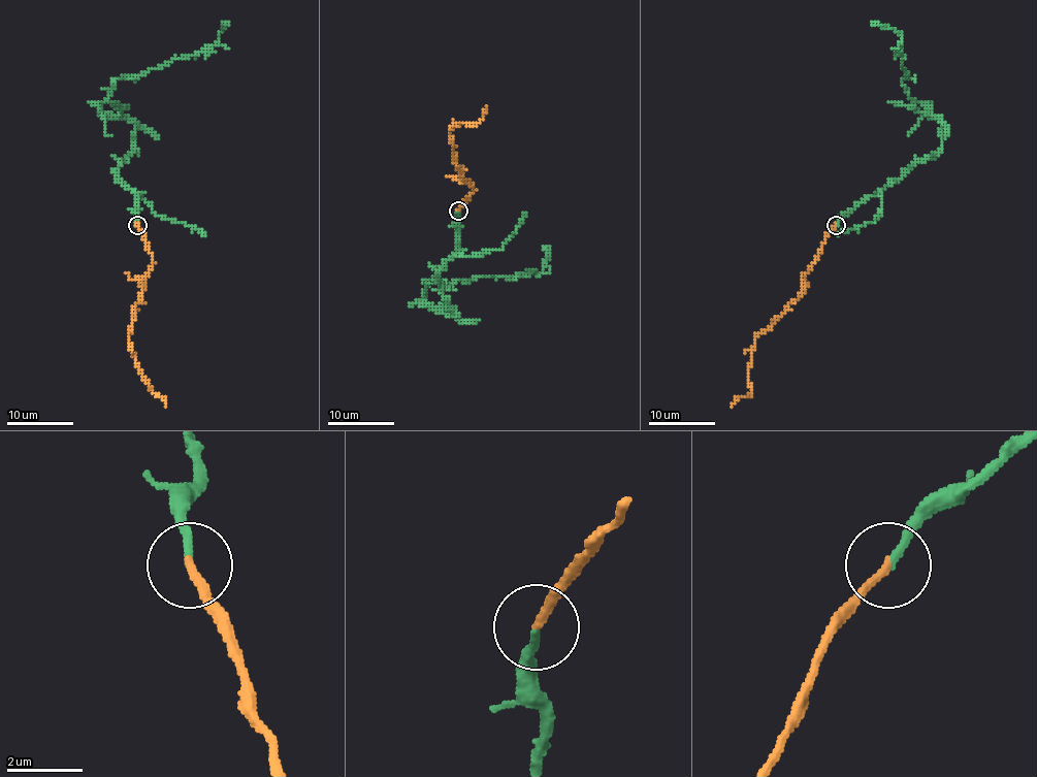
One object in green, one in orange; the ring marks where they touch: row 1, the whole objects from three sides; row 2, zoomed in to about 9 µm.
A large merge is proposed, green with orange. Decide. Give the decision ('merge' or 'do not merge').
merge

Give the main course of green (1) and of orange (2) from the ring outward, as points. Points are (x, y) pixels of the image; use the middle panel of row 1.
1: (458, 212), (458, 249), (439, 273), (455, 318), (430, 309), (425, 289), (436, 278), (539, 276), (544, 246)
2: (458, 211), (472, 194), (472, 187), (455, 163), (449, 132), (462, 122), (474, 125), (484, 115), (487, 105)

